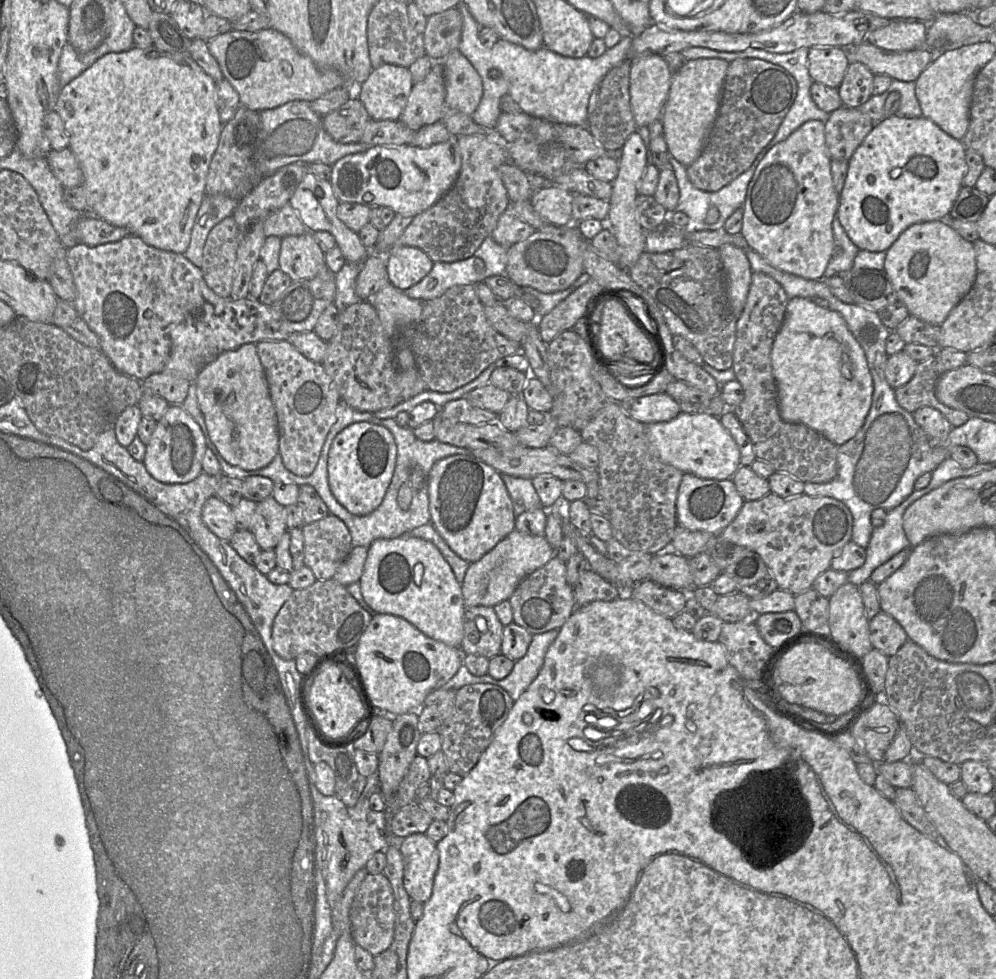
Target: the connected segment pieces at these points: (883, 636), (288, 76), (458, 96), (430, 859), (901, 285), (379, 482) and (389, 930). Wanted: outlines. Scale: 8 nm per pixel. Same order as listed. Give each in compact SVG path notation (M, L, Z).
M881 610L869 620L869 636L872 647L887 657L894 655L908 640L903 627Z
M271 28L257 32L231 29L207 43L224 78L237 91L240 105L257 112L274 109L290 101L312 102L345 85L344 78L336 70L319 67L298 51L287 36Z
M459 49L451 51L442 64L446 106L471 116L483 95L483 83L479 73Z
M413 833L401 840L393 840L392 842L397 842L398 848L401 852L404 861L404 888L410 897L411 901L417 901L421 903L426 903L433 891L434 878L439 866L439 853L434 841L432 841L426 833Z
M946 220L913 224L906 228L886 250L884 272L910 315L931 325L940 326L951 310L966 296L976 279L976 252L974 244L961 237Z
M357 422L334 438L328 453L328 483L335 499L346 510L365 516L379 507L392 480L397 445L392 433L373 422Z
M368 873L362 881L350 910L350 928L355 945L364 948L373 956L384 952L391 945L395 931L394 895L384 873Z

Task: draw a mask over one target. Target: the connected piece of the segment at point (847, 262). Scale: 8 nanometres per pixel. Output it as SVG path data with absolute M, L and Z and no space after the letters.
M837 216L833 219L832 230L835 239L835 249L824 272L824 278L829 278L851 269L854 258L859 251L859 248L846 234Z

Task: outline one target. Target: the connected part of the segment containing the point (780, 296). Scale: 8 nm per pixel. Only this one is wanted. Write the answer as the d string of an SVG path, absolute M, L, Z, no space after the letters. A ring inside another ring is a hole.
M753 272L746 303L736 323L732 369L744 390L743 400L733 409L750 438L756 459L771 464L803 483L827 483L837 475L838 447L804 424L784 421L778 411L771 349L786 313L789 298L783 287L763 272Z

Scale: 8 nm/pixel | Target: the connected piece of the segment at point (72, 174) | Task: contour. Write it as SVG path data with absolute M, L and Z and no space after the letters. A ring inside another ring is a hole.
M67 147L62 150L50 149L47 163L63 187L78 187L83 183L83 172L74 153Z

